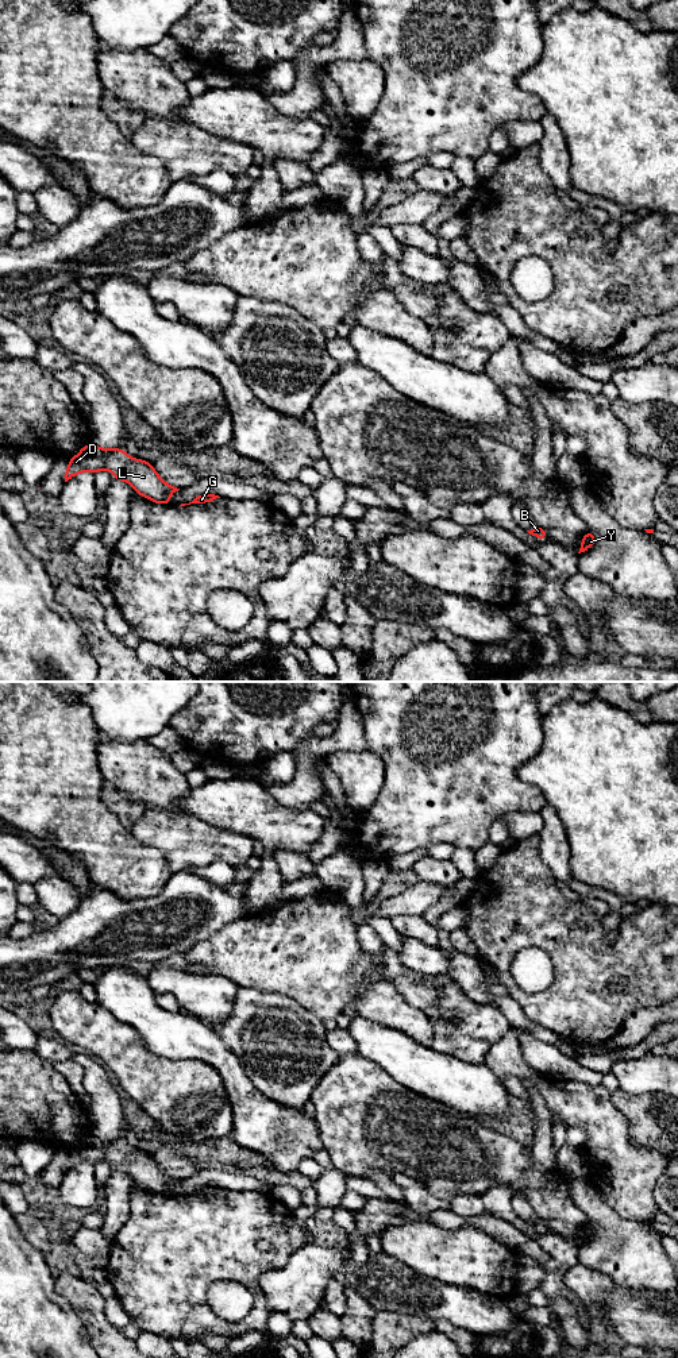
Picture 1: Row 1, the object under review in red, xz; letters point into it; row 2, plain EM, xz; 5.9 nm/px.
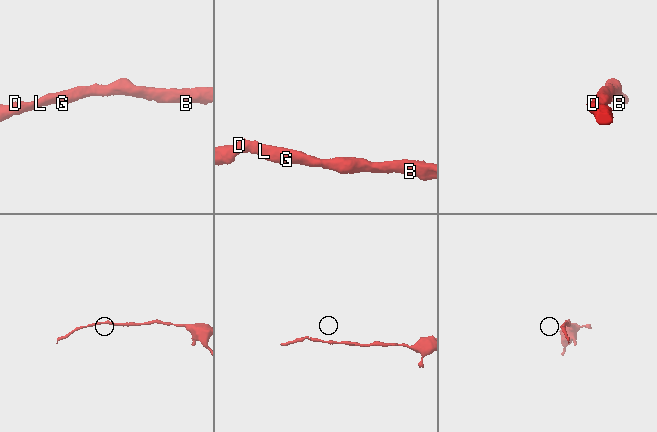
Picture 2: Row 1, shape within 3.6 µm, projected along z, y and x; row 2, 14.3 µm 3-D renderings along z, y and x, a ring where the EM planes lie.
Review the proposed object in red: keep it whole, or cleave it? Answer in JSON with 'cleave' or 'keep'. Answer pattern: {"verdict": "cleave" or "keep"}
{"verdict": "keep"}

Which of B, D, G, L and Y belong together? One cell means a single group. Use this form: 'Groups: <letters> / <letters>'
Groups: B D G L Y

